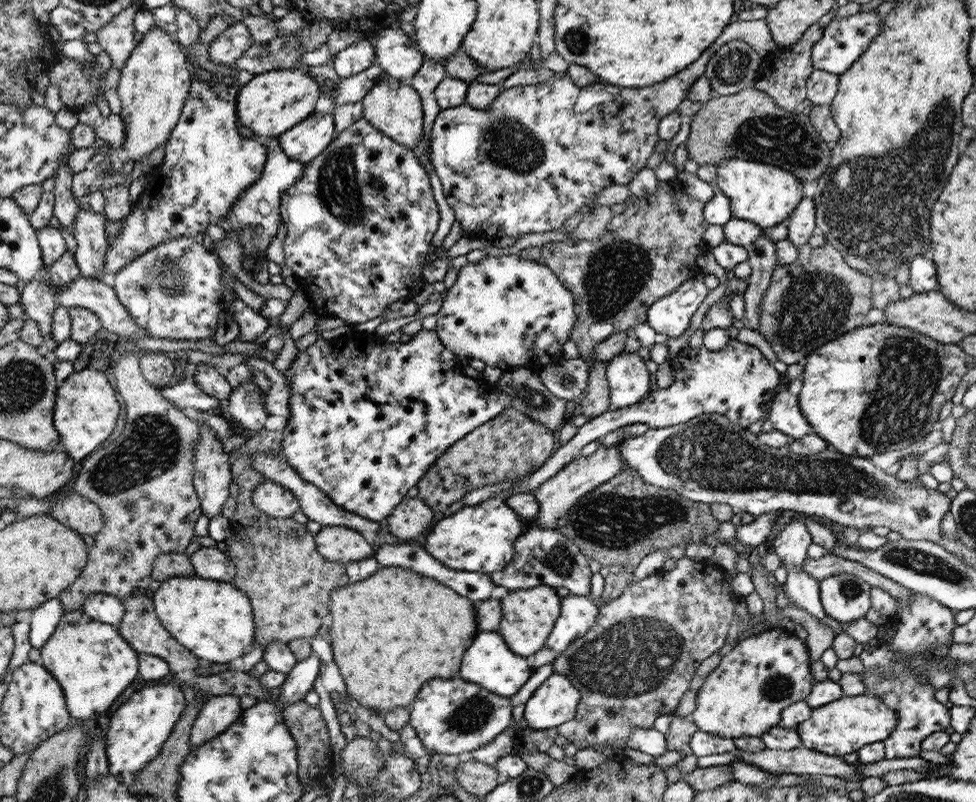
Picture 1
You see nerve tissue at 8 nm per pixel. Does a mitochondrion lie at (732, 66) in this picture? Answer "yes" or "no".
yes

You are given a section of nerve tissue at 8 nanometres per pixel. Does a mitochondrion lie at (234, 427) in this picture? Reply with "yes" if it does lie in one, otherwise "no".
no

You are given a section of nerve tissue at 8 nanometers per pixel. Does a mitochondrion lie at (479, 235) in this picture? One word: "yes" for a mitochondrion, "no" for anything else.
no

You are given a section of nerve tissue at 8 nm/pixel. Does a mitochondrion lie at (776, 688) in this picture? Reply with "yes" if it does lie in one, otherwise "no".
yes

